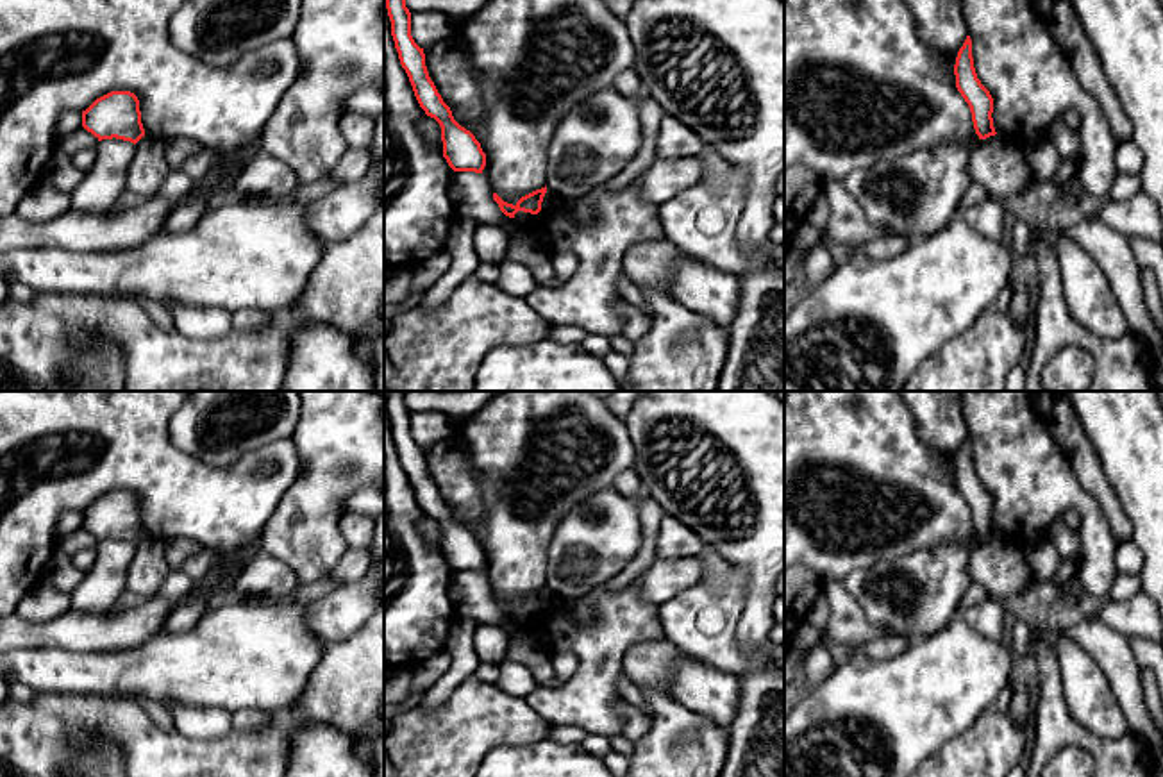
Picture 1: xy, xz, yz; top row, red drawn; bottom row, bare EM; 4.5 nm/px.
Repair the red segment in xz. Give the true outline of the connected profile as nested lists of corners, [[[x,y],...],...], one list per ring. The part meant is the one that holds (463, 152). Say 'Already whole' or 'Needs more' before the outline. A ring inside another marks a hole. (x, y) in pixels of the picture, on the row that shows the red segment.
Already whole. [[[386,0],[386,9],[395,48],[414,96],[425,114],[434,118],[441,127],[443,157],[454,171],[482,173],[486,154],[475,136],[454,120],[450,107],[431,80],[423,48],[411,36],[411,13],[406,7],[406,0]]]

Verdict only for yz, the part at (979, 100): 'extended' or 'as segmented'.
as segmented

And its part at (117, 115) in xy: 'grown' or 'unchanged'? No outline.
unchanged

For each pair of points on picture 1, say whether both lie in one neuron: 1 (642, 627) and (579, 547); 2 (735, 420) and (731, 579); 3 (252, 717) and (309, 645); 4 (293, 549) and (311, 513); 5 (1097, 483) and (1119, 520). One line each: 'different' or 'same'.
1: different
2: different
3: different
4: same
5: same

